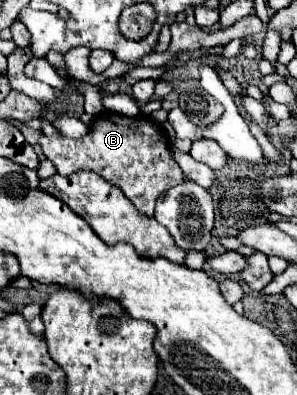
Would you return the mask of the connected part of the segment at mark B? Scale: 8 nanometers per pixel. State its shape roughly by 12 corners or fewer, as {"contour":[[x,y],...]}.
{"contour":[[95,115],[39,139],[59,175],[89,169],[147,217],[183,181],[151,117]]}

